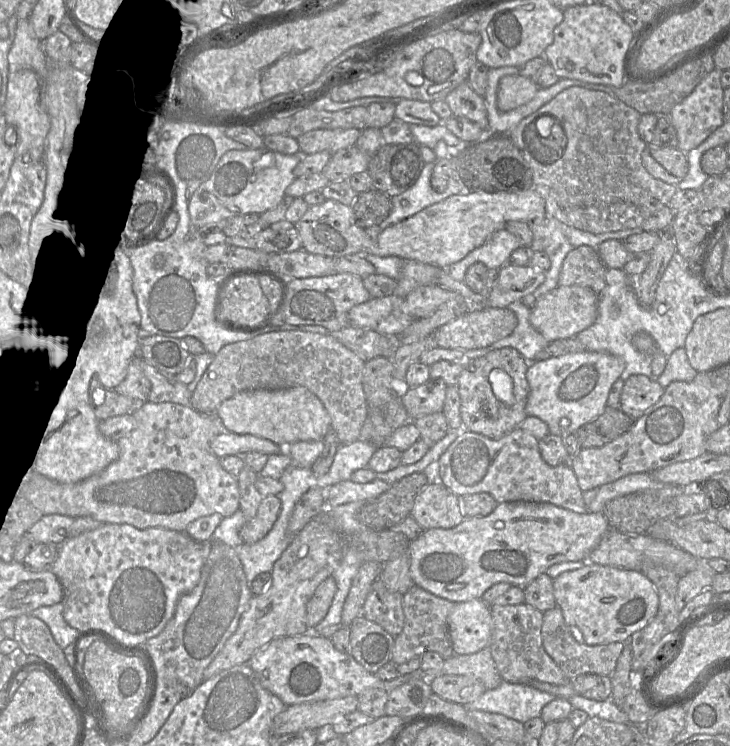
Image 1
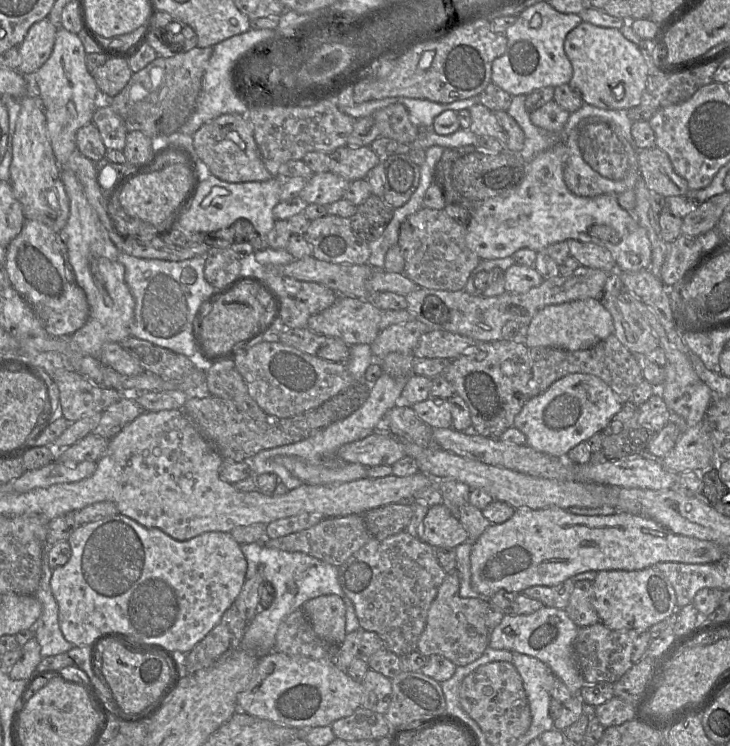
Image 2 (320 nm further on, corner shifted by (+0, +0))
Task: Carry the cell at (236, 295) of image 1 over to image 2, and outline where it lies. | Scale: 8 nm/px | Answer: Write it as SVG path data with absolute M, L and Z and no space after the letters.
M245 281L232 291L216 299L202 319L198 335L204 352L212 357L224 356L242 340L254 334L263 324L263 308L257 298L258 286Z

